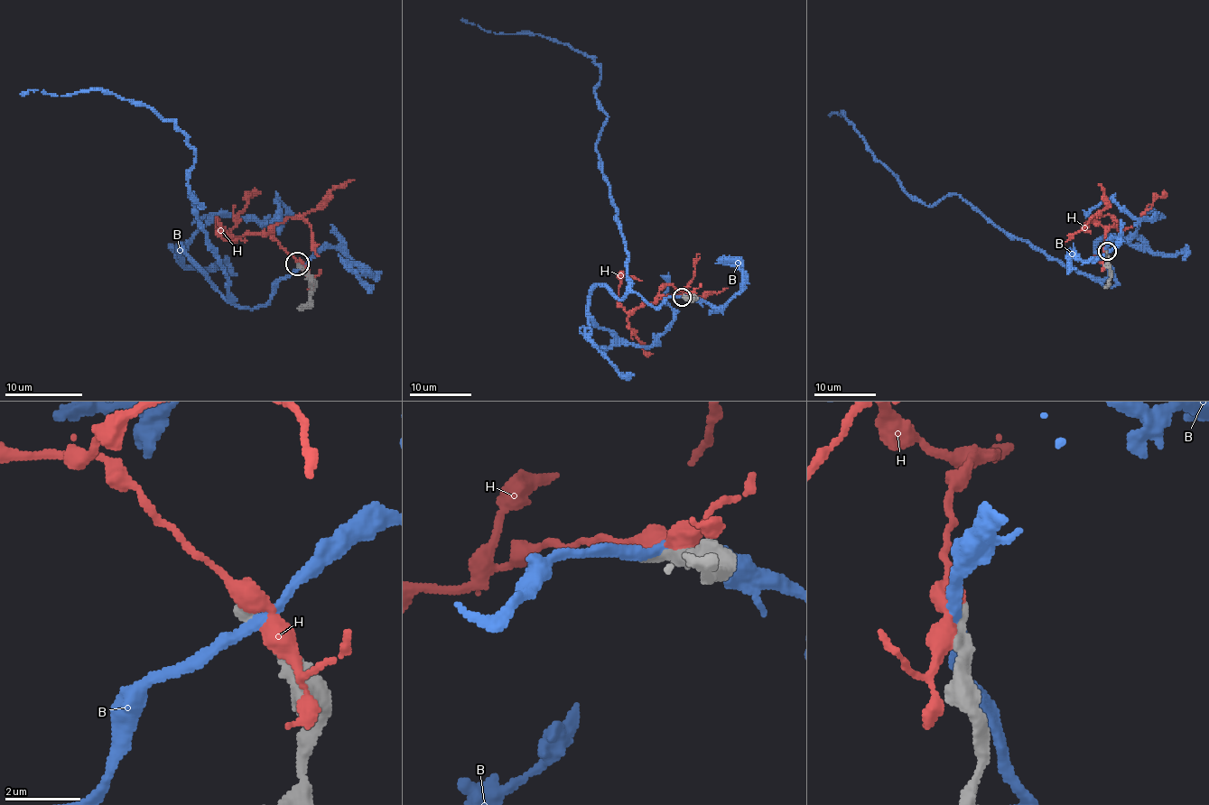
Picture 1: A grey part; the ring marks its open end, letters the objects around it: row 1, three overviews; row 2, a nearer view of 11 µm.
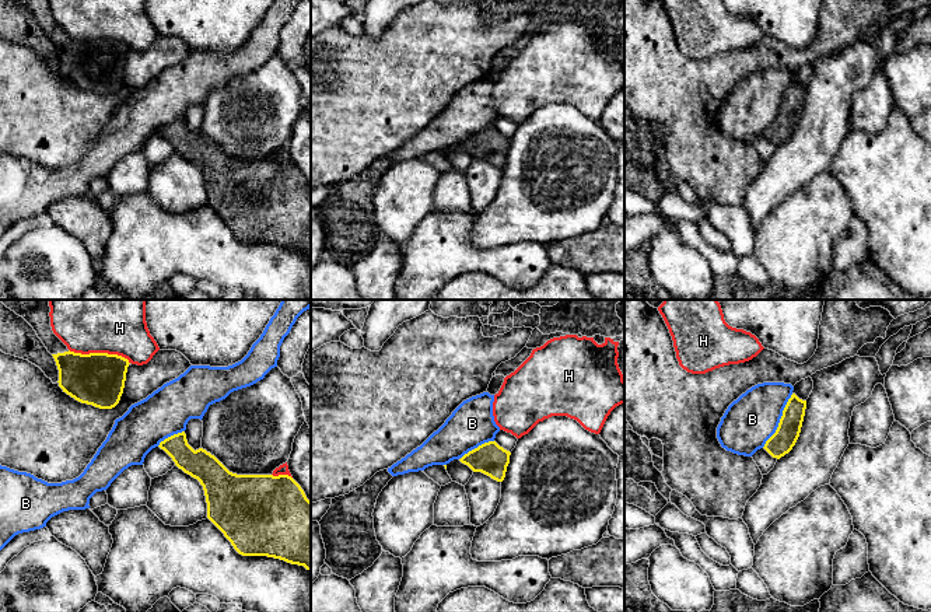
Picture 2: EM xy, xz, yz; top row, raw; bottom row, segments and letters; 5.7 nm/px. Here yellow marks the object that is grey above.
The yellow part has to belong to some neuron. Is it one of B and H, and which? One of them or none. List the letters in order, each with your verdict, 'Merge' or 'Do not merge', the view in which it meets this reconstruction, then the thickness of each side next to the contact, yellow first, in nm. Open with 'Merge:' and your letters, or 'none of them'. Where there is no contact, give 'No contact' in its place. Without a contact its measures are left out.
Merge: none of them
B: Do not merge. Touches yellow in yz. Thickness 140 nm (yellow) against 300 nm
H: Do not merge. Touches yellow in xy. Thickness 300 nm (yellow) against 240 nm

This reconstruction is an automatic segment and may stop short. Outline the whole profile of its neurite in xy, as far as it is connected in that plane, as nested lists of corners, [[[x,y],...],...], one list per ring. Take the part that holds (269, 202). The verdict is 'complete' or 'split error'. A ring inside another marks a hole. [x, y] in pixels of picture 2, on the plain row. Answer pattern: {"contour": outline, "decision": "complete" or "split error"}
{"contour": [[[185,118],[158,132],[185,160],[203,172],[207,204],[242,242],[267,242],[311,256],[311,188],[288,161],[237,161],[203,134],[193,136]]], "decision": "complete"}

